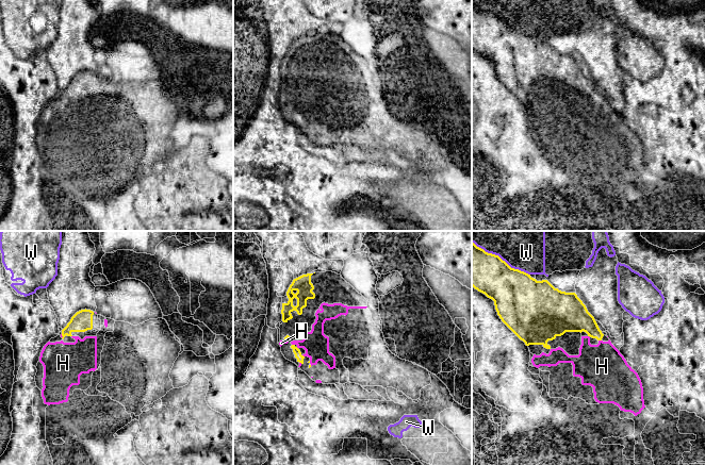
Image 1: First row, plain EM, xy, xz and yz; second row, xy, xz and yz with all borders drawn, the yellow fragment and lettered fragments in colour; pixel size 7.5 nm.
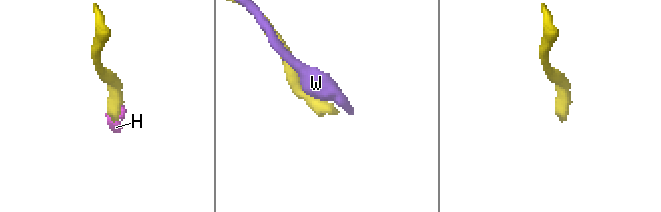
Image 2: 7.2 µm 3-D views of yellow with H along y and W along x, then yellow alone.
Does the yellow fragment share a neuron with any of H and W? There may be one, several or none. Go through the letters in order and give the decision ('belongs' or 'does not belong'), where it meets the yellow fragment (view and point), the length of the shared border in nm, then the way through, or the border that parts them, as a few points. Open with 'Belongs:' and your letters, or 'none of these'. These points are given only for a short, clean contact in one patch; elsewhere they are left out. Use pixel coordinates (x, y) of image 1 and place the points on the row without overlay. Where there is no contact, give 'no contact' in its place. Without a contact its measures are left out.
Belongs: H
H: belongs; meets yellow in xz at (293, 106); contact 30 nm long
W: does not belong; meets yellow in yz at (499, 19); contact 500 nm long

